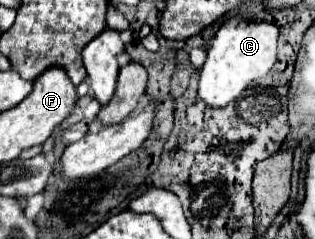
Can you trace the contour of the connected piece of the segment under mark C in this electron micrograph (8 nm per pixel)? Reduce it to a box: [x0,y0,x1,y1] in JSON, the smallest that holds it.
[197,16,277,108]

